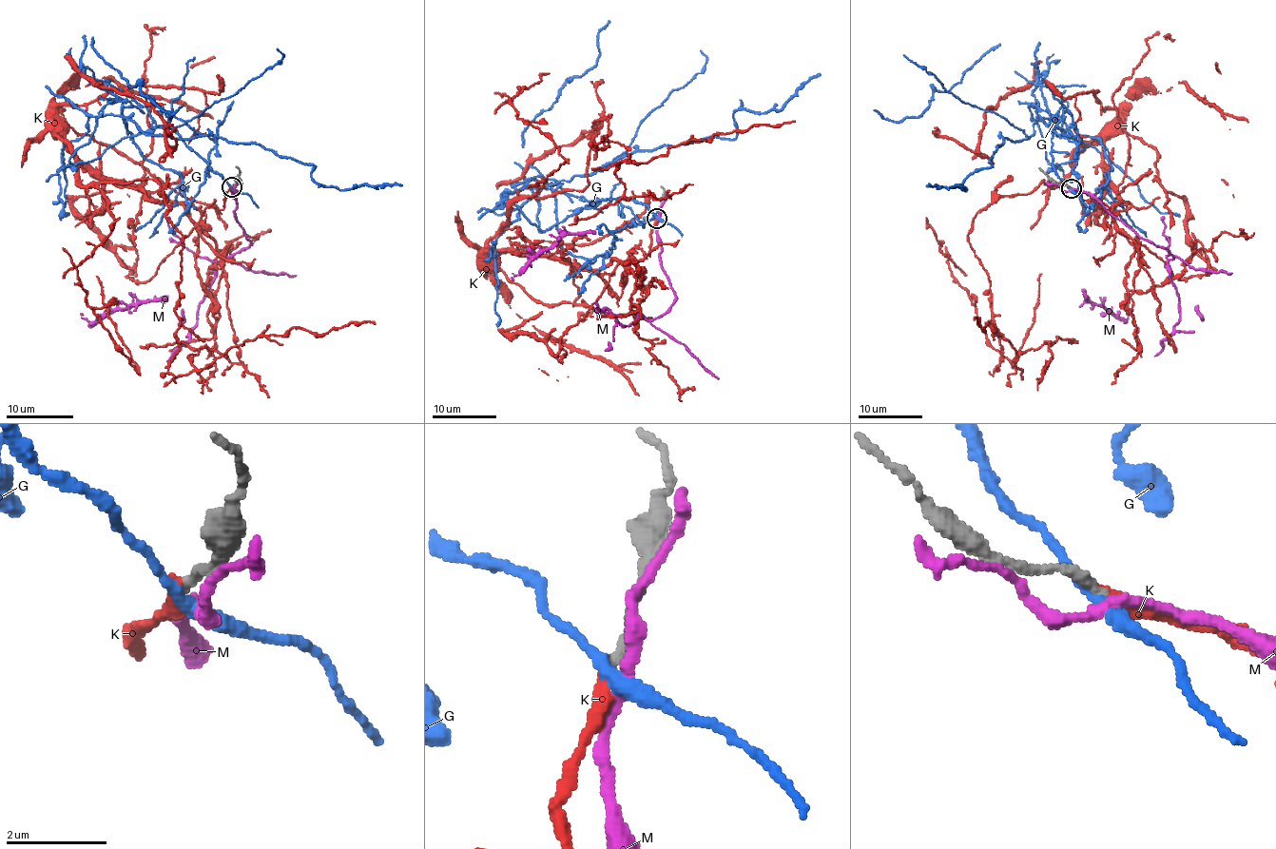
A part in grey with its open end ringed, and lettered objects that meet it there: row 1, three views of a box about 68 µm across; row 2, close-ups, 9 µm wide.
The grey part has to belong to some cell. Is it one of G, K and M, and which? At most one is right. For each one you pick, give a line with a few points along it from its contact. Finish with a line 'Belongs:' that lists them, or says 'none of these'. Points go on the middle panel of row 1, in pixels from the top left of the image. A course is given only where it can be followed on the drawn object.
Belongs: none of these

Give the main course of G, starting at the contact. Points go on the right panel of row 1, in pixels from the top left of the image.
G: (1069, 186), (1053, 165), (1048, 111), (1036, 112), (1027, 138), (1005, 138), (966, 190), (927, 186)

